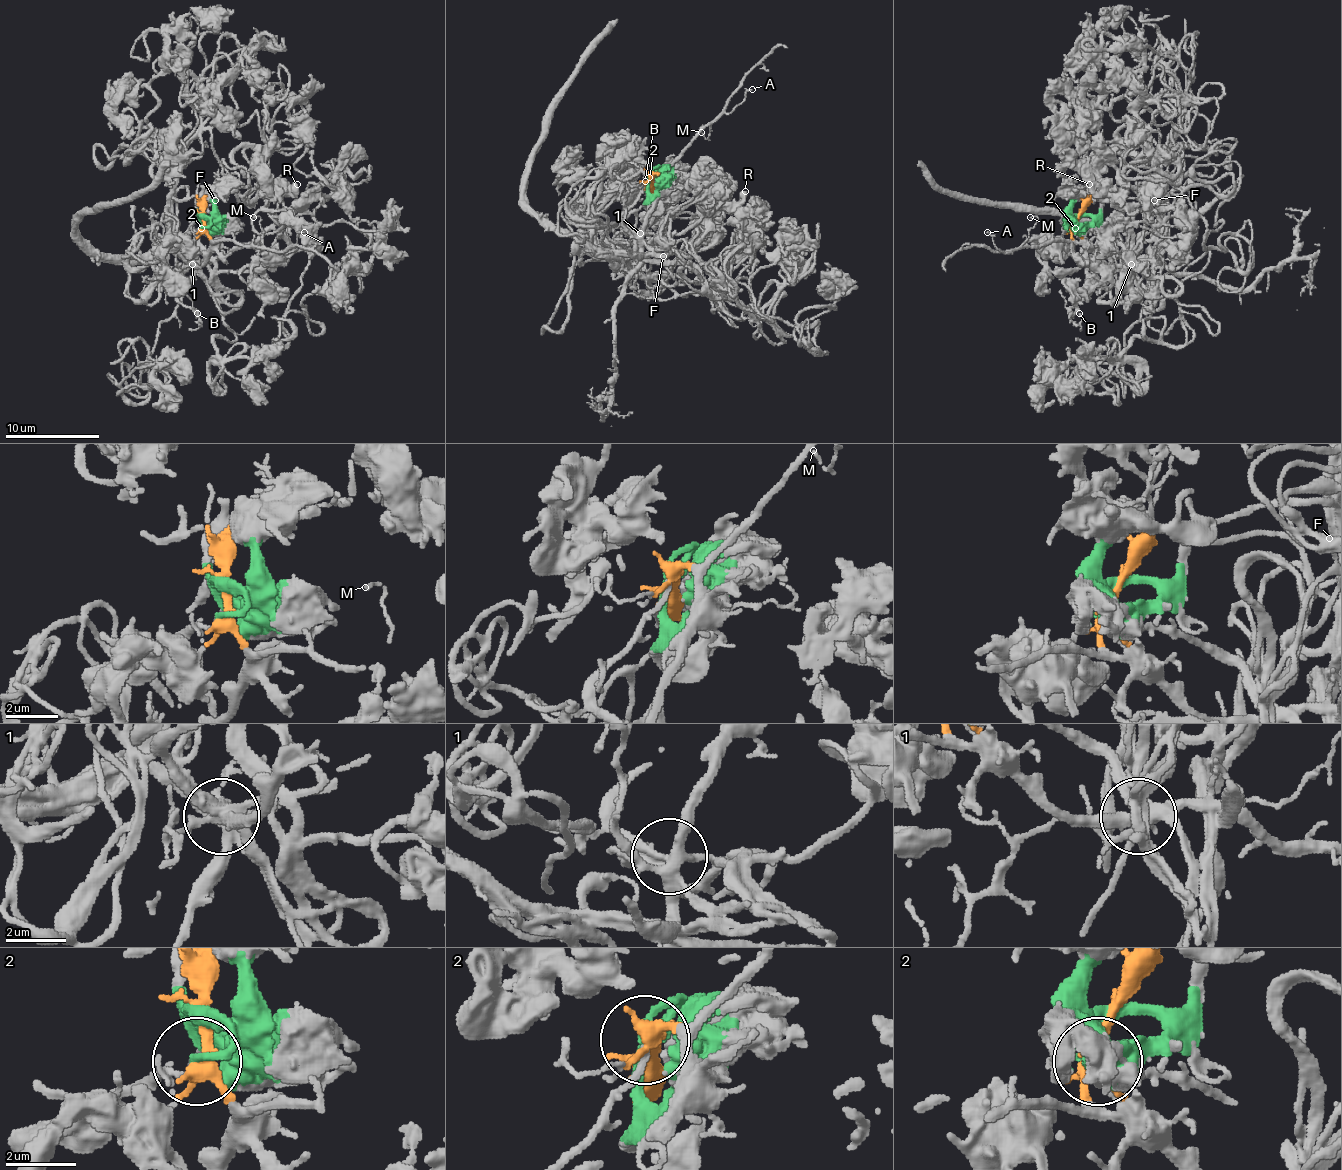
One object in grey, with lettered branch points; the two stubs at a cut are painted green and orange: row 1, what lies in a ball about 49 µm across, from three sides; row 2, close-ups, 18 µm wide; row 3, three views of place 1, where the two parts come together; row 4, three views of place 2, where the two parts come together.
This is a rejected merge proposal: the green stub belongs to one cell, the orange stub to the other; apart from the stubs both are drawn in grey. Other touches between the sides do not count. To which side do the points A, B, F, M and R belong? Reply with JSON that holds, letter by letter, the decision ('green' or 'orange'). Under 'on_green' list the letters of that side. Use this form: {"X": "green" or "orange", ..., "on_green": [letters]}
{"A": "orange", "B": "orange", "F": "green", "M": "orange", "R": "green", "on_green": ["F", "R"]}

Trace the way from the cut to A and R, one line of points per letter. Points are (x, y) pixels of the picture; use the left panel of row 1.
A: (201, 217), (203, 231), (213, 240), (236, 240), (276, 252), (293, 252), (297, 235), (304, 233)
R: (201, 217), (178, 184), (178, 153), (203, 130), (227, 177), (218, 181), (246, 193), (255, 165), (297, 184)

